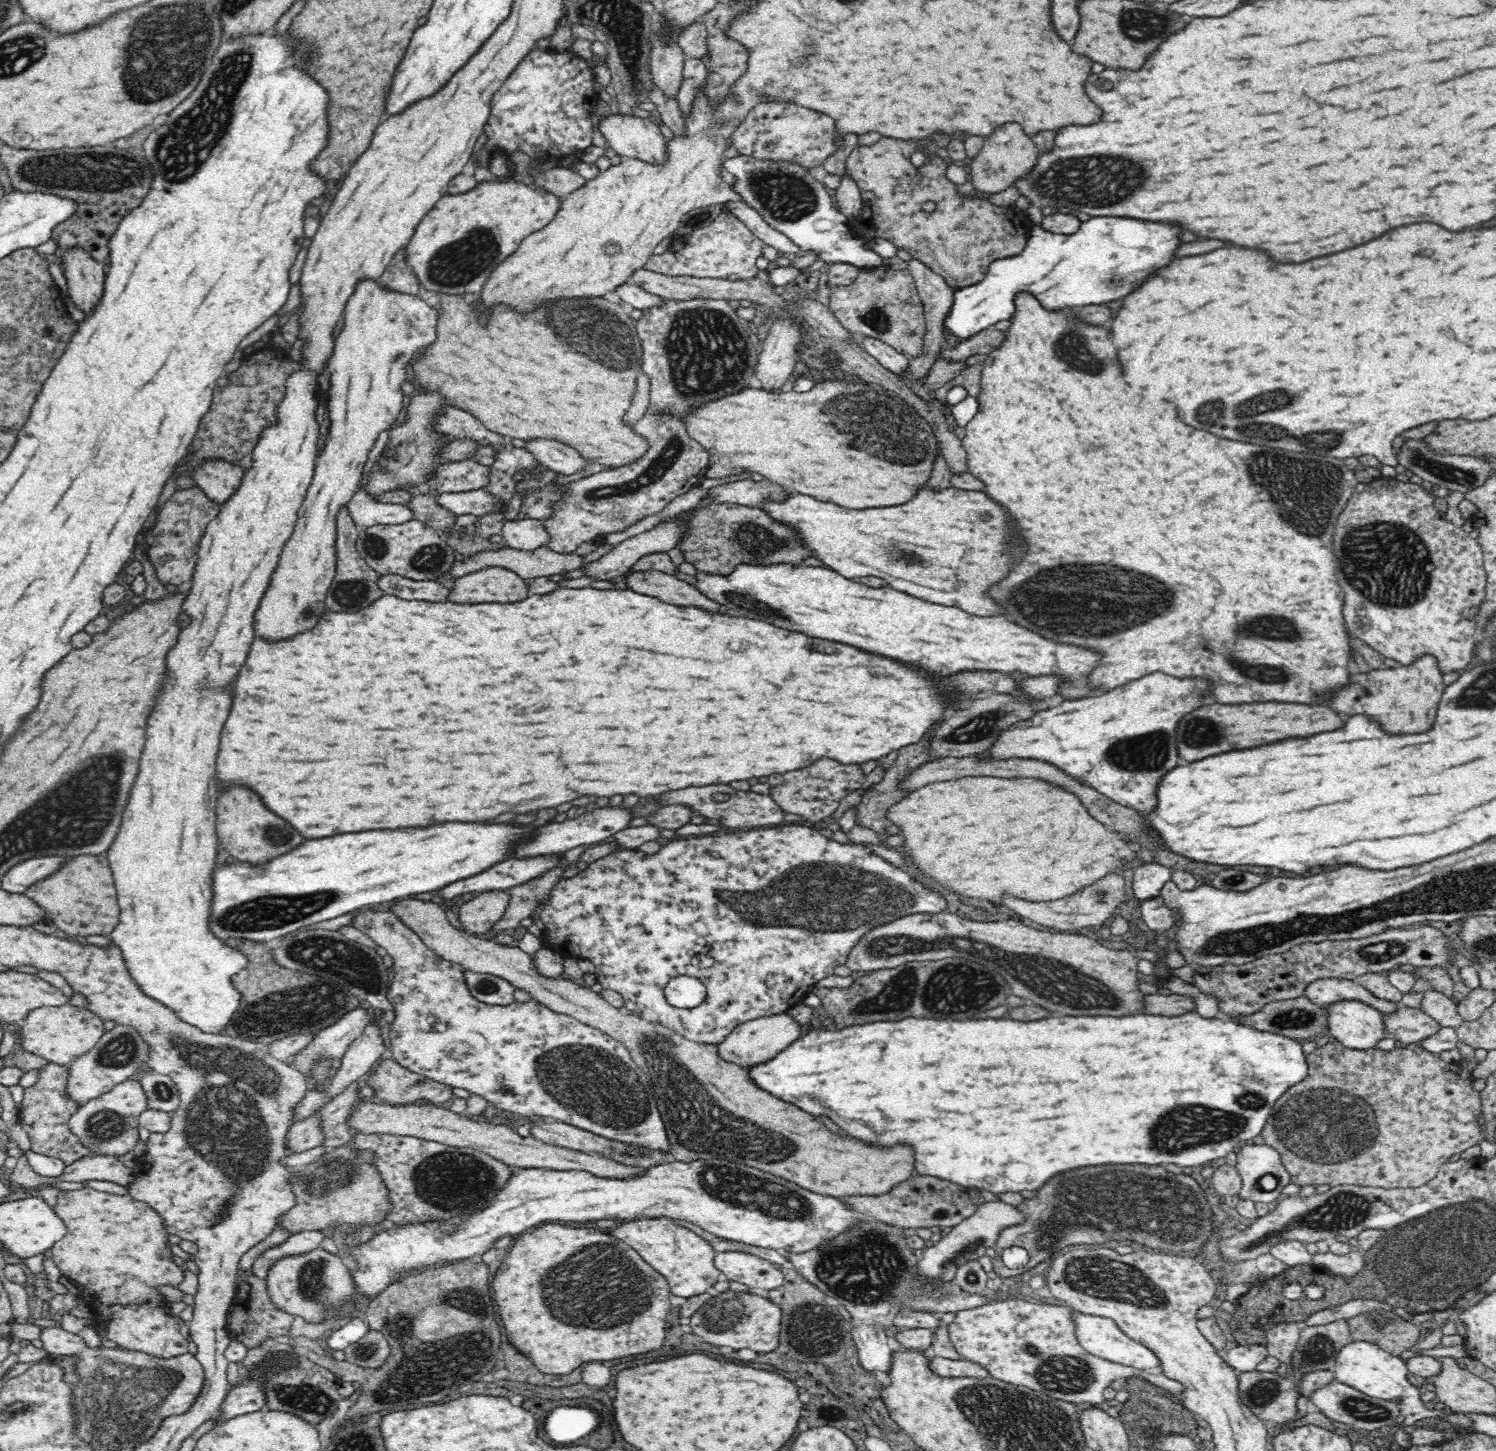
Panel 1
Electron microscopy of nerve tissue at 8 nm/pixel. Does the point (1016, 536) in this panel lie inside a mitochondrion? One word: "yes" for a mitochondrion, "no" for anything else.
no

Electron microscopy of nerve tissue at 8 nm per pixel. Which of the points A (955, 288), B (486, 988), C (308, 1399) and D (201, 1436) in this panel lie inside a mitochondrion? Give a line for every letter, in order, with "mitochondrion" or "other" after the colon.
A: other
B: mitochondrion
C: mitochondrion
D: other

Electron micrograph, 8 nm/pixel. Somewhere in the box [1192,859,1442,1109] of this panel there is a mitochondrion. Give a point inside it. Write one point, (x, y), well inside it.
(1377, 953)

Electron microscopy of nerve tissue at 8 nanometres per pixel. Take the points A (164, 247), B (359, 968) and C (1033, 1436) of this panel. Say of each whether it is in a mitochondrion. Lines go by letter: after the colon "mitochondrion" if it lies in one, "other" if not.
A: other
B: mitochondrion
C: mitochondrion

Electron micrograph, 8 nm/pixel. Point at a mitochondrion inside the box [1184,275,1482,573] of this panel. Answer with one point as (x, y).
(1305, 492)

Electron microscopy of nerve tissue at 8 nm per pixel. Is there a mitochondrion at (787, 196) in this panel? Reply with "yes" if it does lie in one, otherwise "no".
yes

